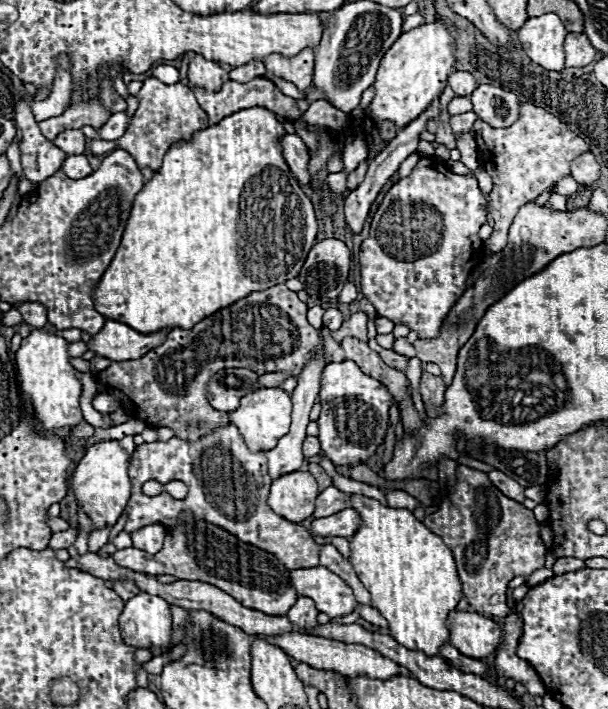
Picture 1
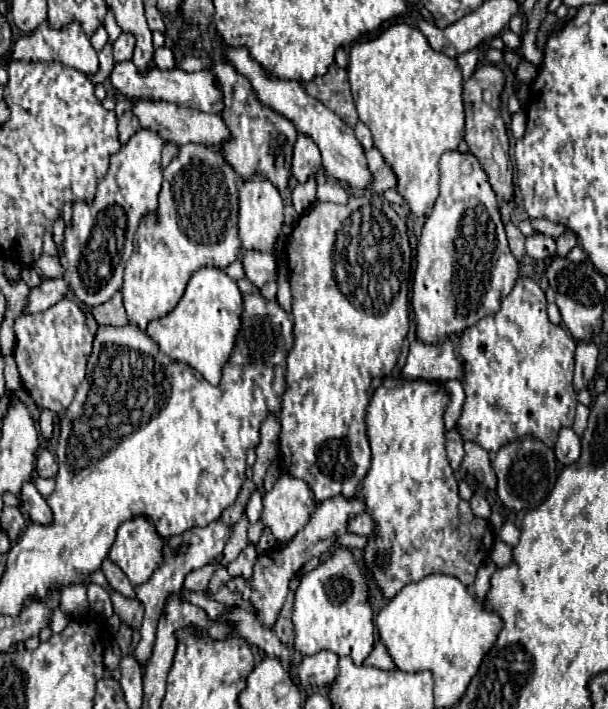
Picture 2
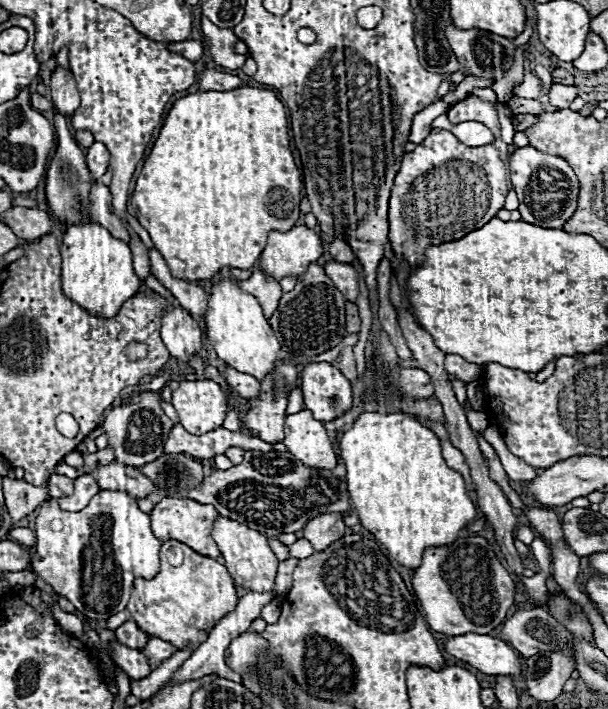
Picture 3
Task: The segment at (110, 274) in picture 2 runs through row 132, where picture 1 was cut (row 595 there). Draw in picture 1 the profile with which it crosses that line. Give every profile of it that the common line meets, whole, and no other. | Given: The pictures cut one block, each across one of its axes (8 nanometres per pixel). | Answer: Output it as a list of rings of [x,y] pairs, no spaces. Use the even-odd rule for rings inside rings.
[[[148,592],[132,596],[120,614],[120,630],[124,642],[136,648],[168,646],[170,626],[172,620],[168,602]]]

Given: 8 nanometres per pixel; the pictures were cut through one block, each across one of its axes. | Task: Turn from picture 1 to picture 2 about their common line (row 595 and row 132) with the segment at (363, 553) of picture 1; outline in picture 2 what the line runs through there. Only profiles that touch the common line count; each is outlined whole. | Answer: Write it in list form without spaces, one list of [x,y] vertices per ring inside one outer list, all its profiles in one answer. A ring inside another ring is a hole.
[[[392,24],[374,40],[356,42],[352,46],[348,76],[358,118],[370,128],[374,146],[392,168],[396,176],[396,192],[406,200],[410,214],[422,218],[428,216],[438,196],[440,156],[444,152],[456,150],[464,132],[462,74],[456,68],[456,60],[434,52],[418,28],[408,24]]]

